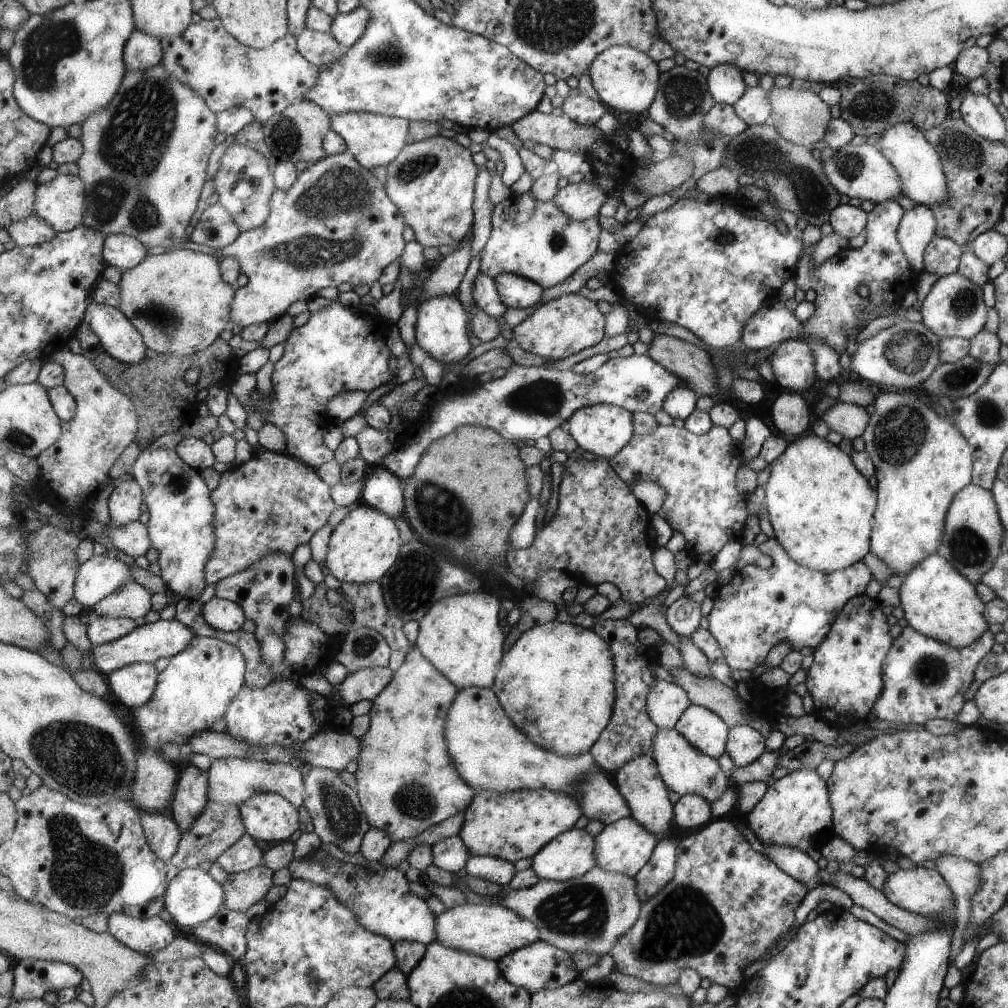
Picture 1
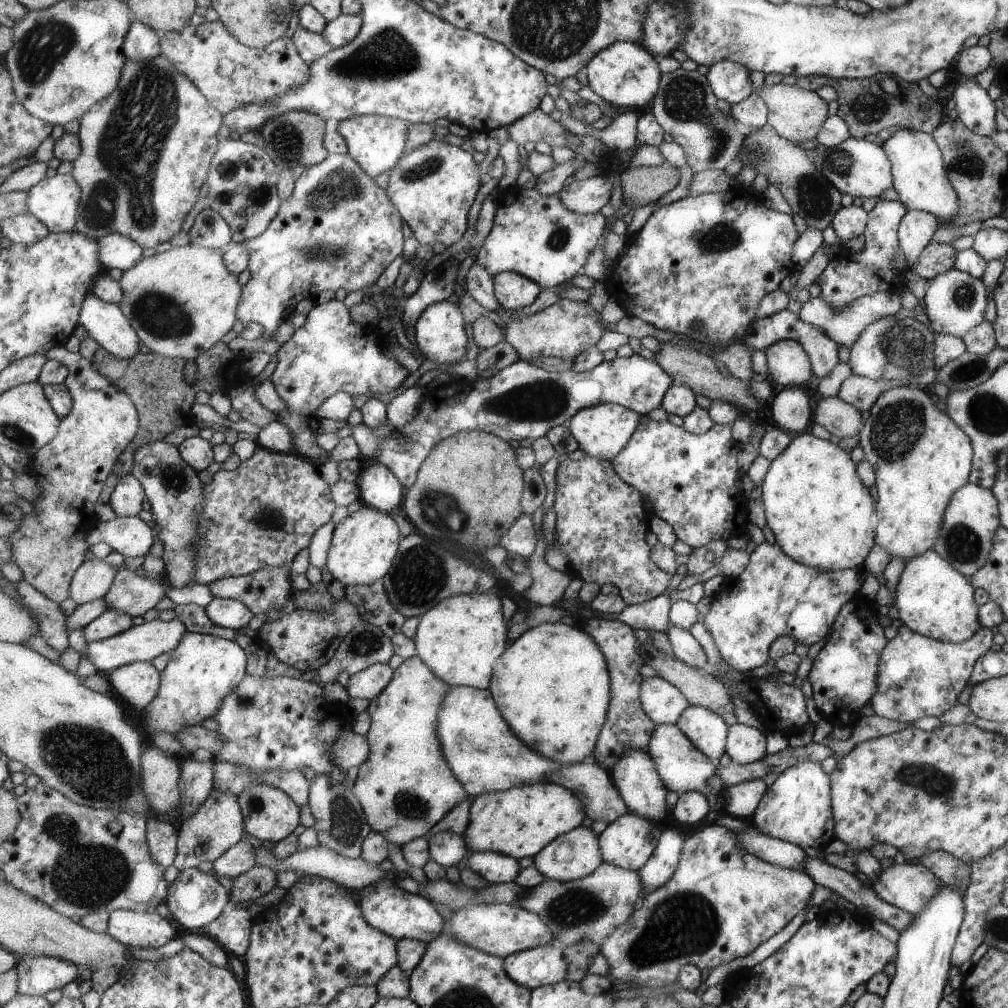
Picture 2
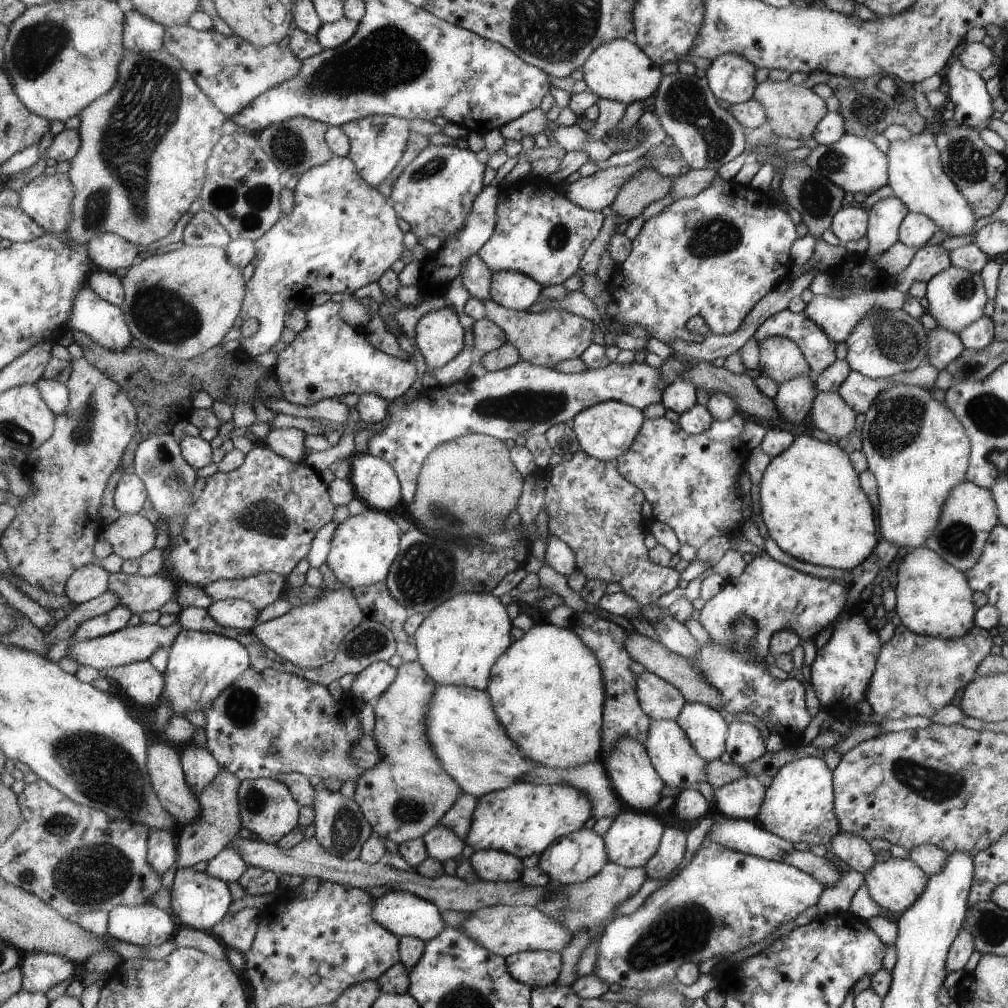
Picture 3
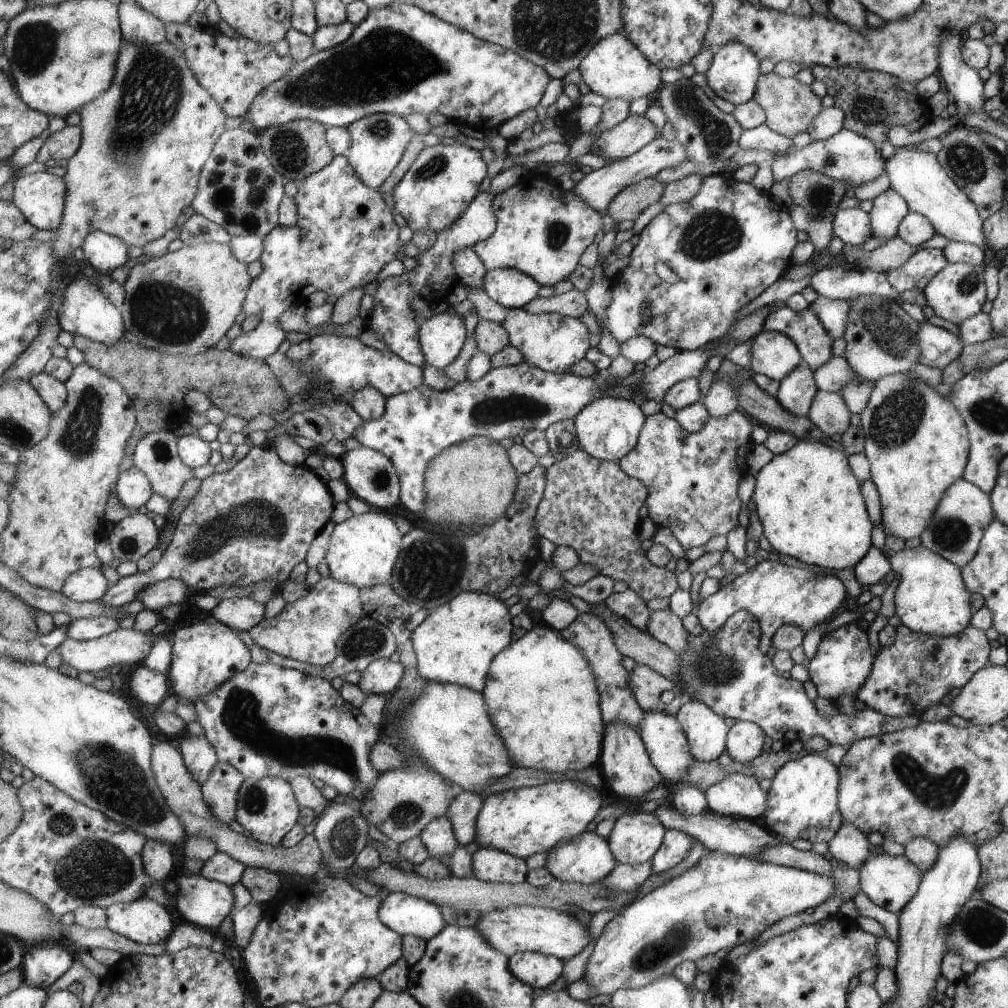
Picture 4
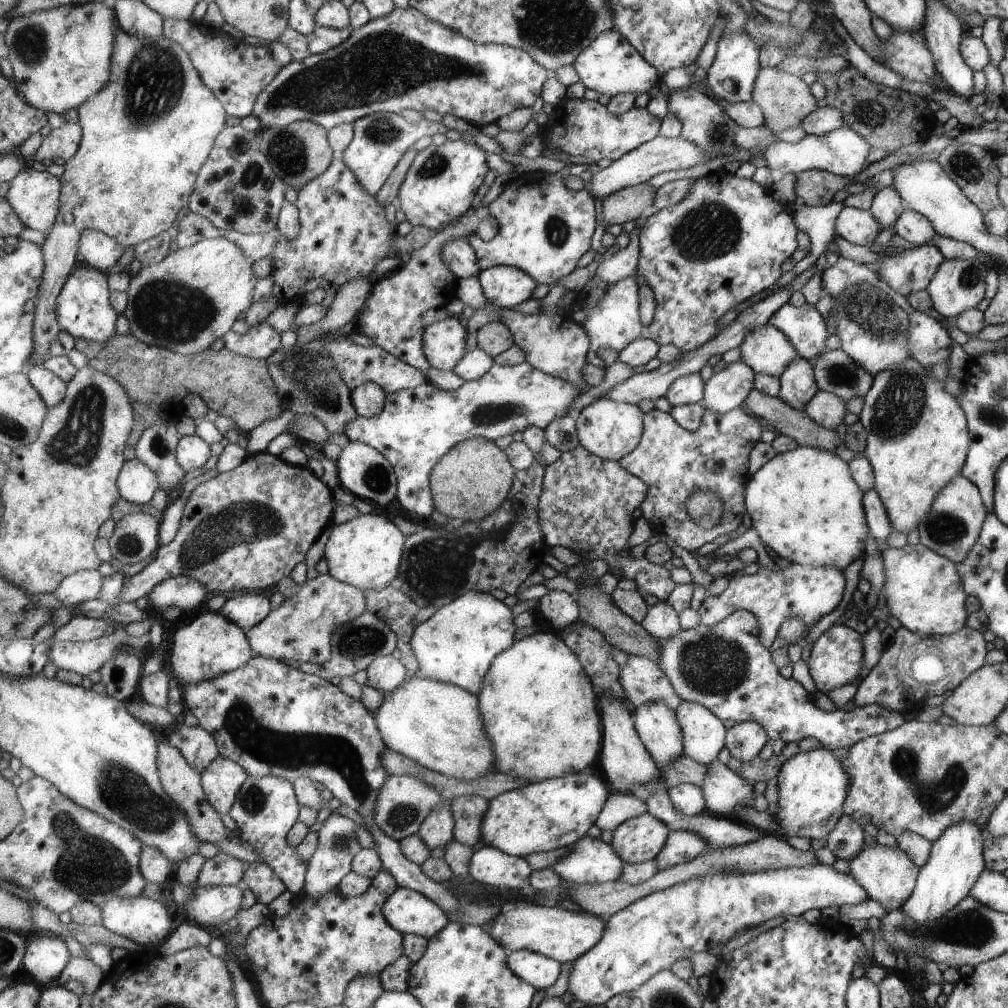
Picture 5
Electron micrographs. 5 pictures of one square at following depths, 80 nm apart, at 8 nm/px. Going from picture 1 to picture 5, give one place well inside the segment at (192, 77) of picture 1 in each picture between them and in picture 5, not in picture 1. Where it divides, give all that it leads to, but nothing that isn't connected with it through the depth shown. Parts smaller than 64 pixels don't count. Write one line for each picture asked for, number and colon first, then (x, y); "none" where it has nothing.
2: (230, 74)
3: (232, 72)
4: (236, 71)
5: (238, 72)

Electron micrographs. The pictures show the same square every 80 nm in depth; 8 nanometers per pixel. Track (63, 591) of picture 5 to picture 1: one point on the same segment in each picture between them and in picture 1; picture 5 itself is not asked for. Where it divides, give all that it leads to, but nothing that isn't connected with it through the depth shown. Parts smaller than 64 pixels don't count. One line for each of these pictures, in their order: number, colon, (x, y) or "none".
1: (104, 574)
2: (94, 579)
3: (90, 581)
4: (89, 584)

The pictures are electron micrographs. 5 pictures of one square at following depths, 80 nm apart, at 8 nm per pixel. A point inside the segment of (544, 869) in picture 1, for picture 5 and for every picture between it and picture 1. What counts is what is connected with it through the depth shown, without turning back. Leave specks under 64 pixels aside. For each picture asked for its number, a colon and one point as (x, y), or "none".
2: (576, 854)
3: (575, 858)
4: (588, 858)
5: (591, 860)

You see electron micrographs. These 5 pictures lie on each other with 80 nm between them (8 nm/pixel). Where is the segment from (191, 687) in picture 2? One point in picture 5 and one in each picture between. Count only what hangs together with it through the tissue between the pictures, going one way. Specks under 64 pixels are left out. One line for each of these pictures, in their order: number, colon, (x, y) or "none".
3: (202, 665)
4: (205, 655)
5: (210, 646)

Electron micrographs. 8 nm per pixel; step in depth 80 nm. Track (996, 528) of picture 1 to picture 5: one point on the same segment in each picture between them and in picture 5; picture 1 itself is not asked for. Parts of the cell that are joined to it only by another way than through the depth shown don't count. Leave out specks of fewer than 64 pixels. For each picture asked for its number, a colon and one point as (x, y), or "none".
2: (966, 532)
3: (969, 513)
4: (955, 529)
5: (951, 527)

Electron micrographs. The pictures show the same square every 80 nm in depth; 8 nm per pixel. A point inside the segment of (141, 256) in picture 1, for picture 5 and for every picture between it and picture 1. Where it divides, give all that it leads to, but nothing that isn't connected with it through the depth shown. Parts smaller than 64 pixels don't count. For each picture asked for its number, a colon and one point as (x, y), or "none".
2: (119, 251)
3: (110, 252)
4: (105, 252)
5: (100, 250)

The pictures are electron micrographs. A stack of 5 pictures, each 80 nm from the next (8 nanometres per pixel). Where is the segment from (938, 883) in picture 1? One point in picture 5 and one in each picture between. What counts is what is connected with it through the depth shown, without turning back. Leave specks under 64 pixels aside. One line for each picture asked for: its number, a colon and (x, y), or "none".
2: (908, 886)
3: (893, 885)
4: (888, 881)
5: (888, 876)

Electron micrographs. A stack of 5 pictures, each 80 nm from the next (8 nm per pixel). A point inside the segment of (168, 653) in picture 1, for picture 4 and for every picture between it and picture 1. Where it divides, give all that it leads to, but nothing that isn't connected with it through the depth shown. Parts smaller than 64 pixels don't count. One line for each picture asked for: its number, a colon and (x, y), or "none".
2: (145, 642)
3: (140, 642)
4: (126, 646)

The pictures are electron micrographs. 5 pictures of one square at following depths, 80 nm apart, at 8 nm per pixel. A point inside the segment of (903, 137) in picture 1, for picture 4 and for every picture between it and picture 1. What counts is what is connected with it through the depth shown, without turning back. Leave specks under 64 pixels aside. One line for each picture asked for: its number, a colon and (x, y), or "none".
2: (919, 177)
3: (916, 176)
4: (917, 176)

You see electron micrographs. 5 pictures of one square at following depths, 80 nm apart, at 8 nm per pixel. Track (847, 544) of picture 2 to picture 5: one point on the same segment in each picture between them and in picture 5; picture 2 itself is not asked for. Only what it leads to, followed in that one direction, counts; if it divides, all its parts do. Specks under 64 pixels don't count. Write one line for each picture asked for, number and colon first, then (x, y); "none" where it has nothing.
3: (812, 503)
4: (810, 505)
5: (804, 505)

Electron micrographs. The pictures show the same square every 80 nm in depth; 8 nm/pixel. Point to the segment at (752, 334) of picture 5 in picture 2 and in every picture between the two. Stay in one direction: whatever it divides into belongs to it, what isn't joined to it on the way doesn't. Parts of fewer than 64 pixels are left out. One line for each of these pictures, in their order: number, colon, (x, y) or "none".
2: (787, 364)
3: (780, 358)
4: (773, 354)

